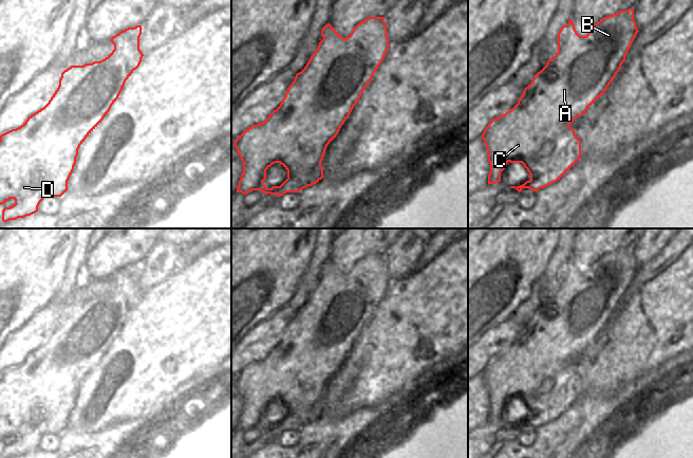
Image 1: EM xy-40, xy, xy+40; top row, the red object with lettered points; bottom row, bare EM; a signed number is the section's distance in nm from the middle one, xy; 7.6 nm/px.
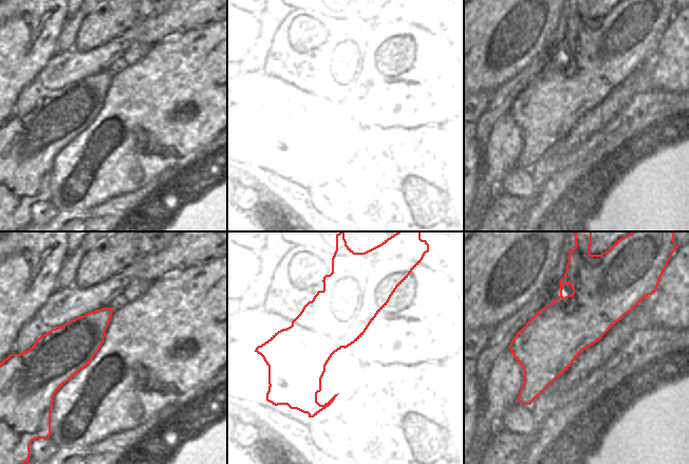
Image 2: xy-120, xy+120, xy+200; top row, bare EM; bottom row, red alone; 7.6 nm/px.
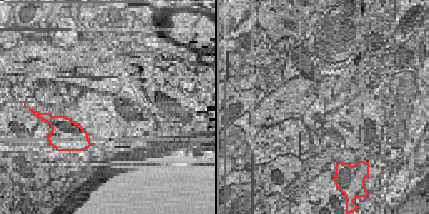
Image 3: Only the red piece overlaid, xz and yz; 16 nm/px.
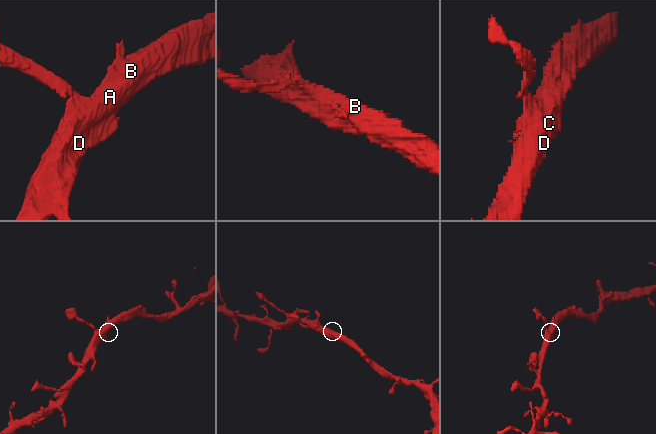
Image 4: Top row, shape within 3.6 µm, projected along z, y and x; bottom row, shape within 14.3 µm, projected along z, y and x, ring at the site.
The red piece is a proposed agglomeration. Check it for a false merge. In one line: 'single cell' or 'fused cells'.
single cell

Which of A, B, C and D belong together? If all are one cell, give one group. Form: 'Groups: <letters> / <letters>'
Groups: A B C D.

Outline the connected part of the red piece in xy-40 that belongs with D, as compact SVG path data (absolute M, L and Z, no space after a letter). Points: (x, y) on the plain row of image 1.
M136 262L113 273L110 278L114 281L114 287L105 296L83 303L71 303L64 307L49 340L29 353L20 364L0 372L0 442L10 436L15 437L14 442L3 445L2 458L31 453L38 448L38 443L45 434L61 434L68 427L68 418L74 407L80 382L108 351L126 317L142 299L142 267L142 262Z

